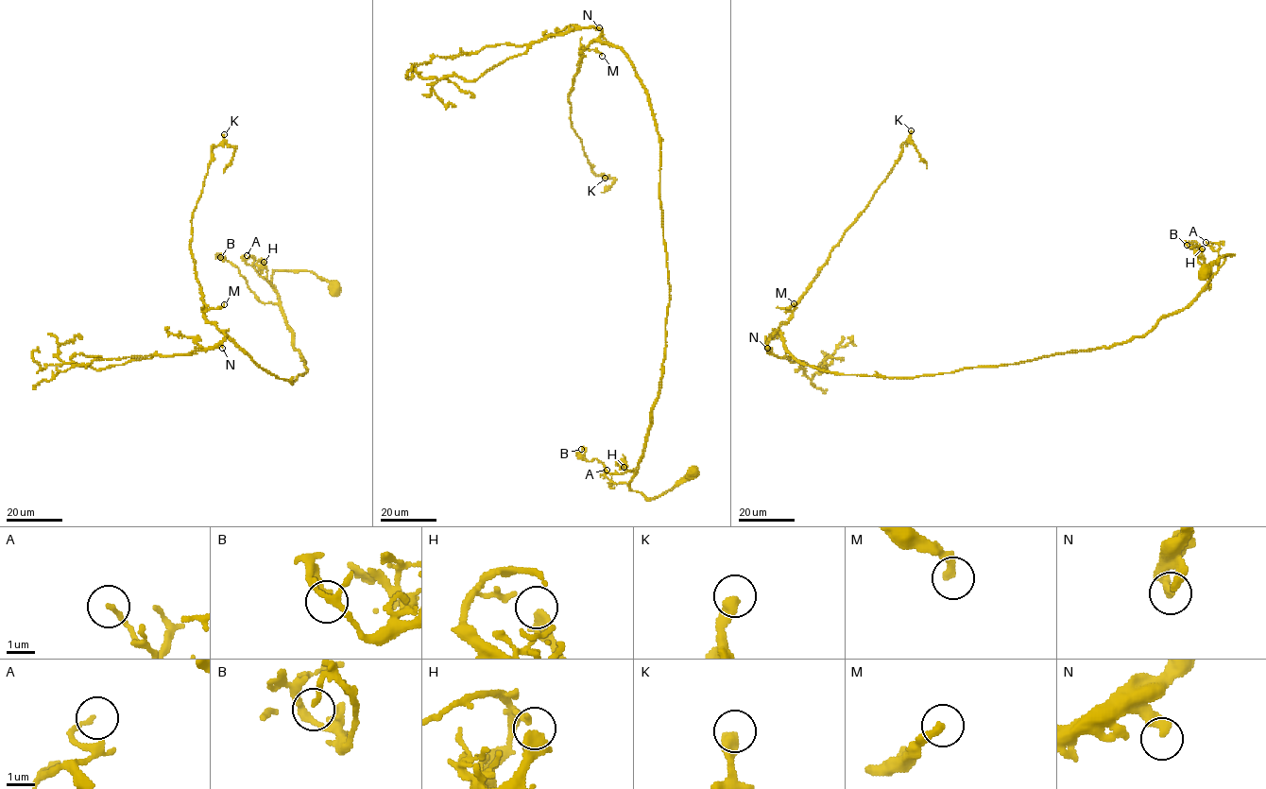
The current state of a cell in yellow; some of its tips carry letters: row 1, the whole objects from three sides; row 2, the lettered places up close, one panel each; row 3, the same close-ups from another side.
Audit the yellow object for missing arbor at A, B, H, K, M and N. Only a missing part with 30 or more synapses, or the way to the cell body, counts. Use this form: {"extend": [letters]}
{"extend": []}

